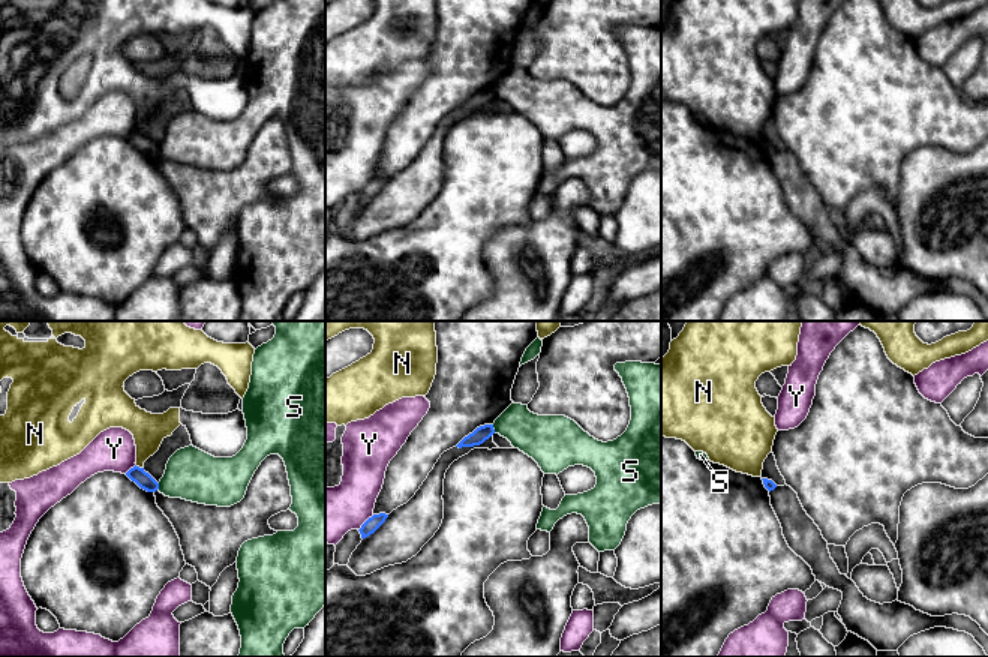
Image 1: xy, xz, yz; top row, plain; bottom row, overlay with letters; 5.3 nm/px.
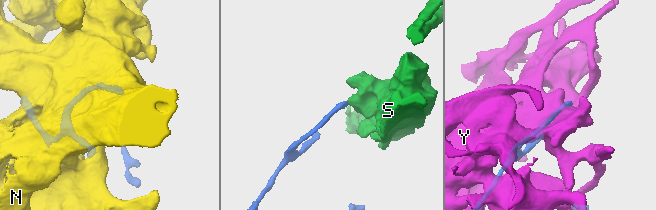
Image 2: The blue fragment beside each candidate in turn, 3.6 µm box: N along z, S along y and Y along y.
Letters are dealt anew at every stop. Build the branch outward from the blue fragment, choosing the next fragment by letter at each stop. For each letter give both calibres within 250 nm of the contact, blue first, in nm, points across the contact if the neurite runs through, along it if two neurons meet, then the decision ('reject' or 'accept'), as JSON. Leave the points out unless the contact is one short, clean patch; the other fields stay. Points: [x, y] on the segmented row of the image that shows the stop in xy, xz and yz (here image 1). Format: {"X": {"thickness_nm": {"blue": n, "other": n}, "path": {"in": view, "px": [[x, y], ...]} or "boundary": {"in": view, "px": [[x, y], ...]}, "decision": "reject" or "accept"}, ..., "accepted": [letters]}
{"N": {"thickness_nm": {"blue": 90, "other": 180}, "decision": "reject"}, "S": {"thickness_nm": {"blue": 80, "other": 240}, "boundary": {"in": "xz", "px": [[492, 425], [495, 432]]}, "decision": "reject"}, "Y": {"thickness_nm": {"blue": 80, "other": 300}, "decision": "reject"}, "accepted": []}

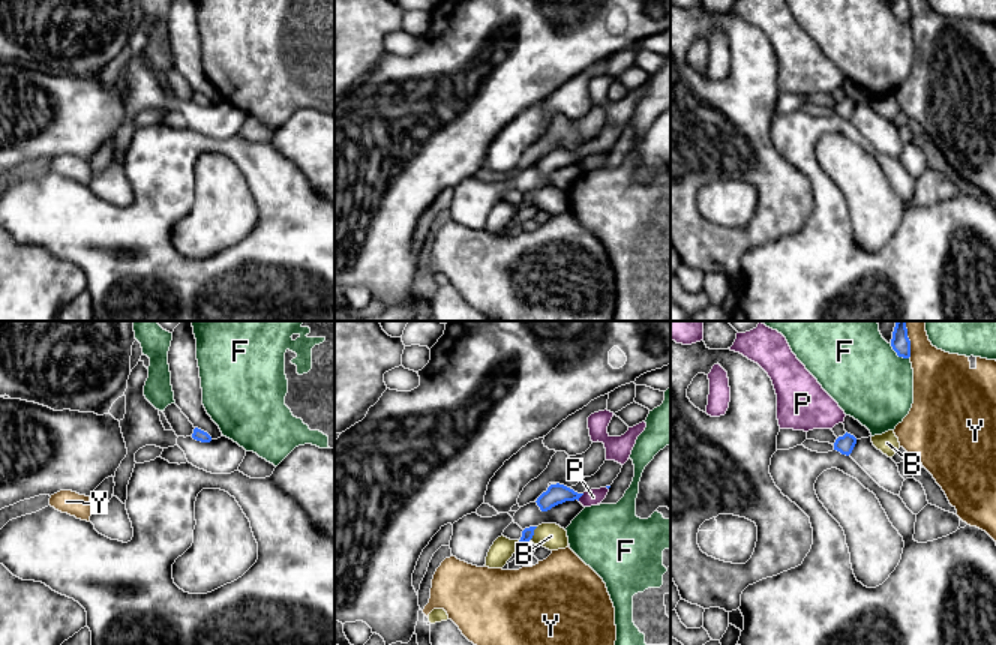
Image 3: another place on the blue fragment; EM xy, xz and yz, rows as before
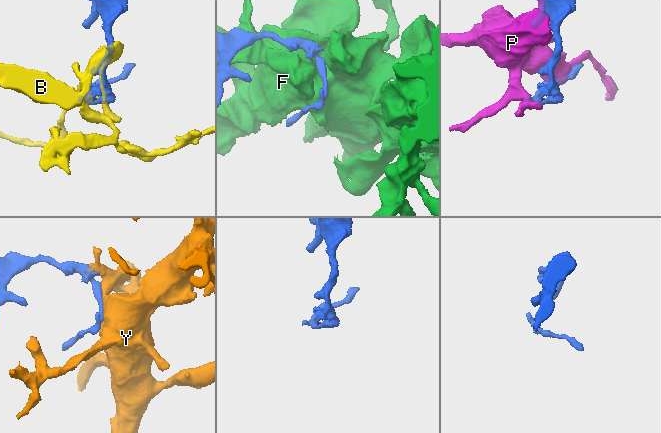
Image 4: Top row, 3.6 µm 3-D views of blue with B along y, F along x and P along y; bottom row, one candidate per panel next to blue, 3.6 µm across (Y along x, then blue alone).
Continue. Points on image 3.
{"B": {"thickness_nm": {"blue": 60, "other": 140}, "decision": "reject"}, "F": {"thickness_nm": {"blue": 100, "other": 420}, "decision": "reject"}, "P": {"thickness_nm": {"blue": 110, "other": 90}, "decision": "reject"}, "Y": {"thickness_nm": {"blue": 100, "other": 260}, "decision": "accept"}, "accepted": ["Y"]}

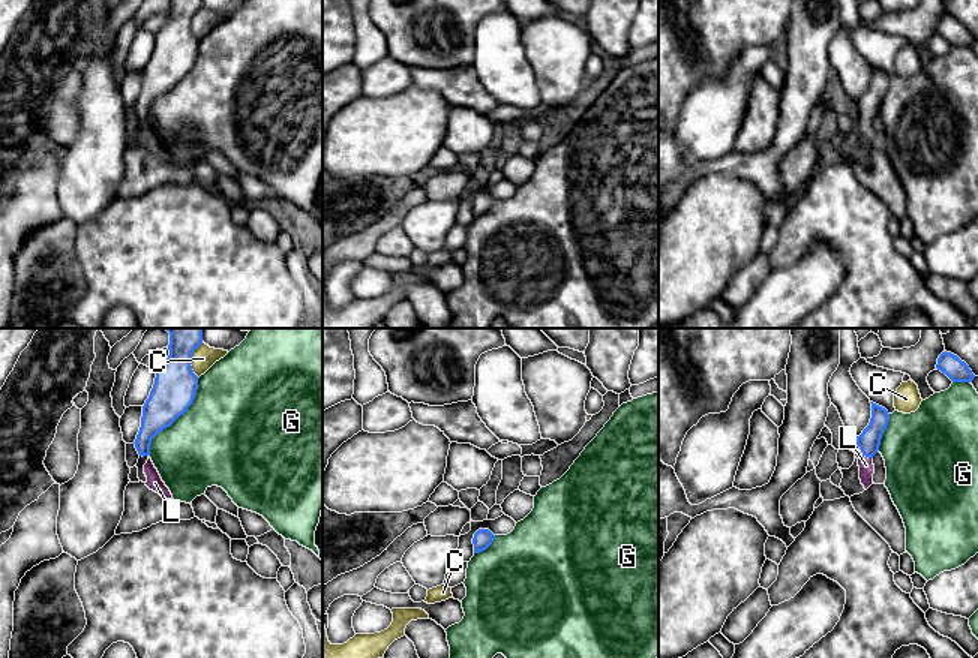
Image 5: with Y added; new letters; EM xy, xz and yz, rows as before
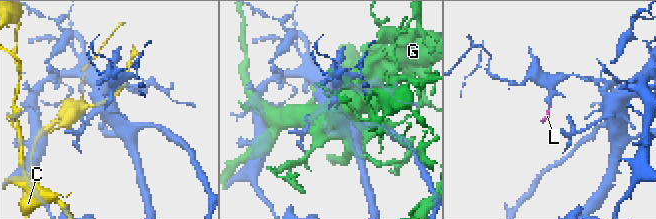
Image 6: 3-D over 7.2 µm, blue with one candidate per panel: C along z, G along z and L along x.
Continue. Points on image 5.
{"C": {"thickness_nm": {"blue": 240, "other": 120}, "decision": "reject"}, "G": {"thickness_nm": {"blue": 240, "other": 460}, "decision": "reject"}, "L": {"thickness_nm": {"blue": 120, "other": 80}, "path": {"in": "yz", "px": [[869, 441], [863, 453], [866, 465]]}, "decision": "accept"}, "accepted": ["L"]}

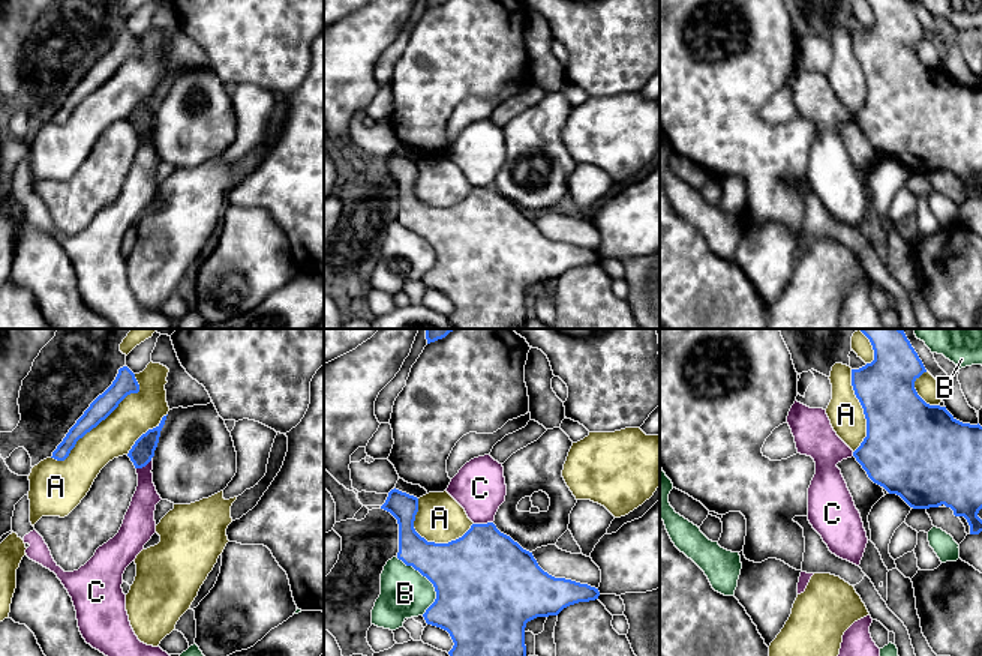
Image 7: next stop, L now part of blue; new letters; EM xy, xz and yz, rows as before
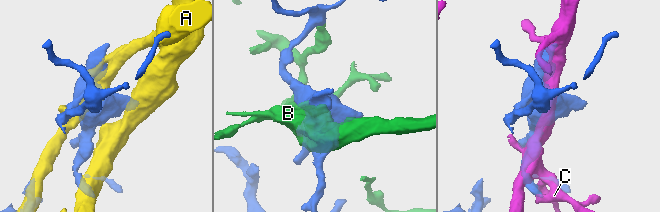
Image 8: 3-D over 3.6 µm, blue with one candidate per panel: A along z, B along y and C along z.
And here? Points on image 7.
{"A": {"thickness_nm": {"blue": 120, "other": 220}, "decision": "reject"}, "B": {"thickness_nm": {"blue": 460, "other": 260}, "decision": "reject"}, "C": {"thickness_nm": {"blue": 440, "other": 280}, "decision": "reject"}, "accepted": []}

